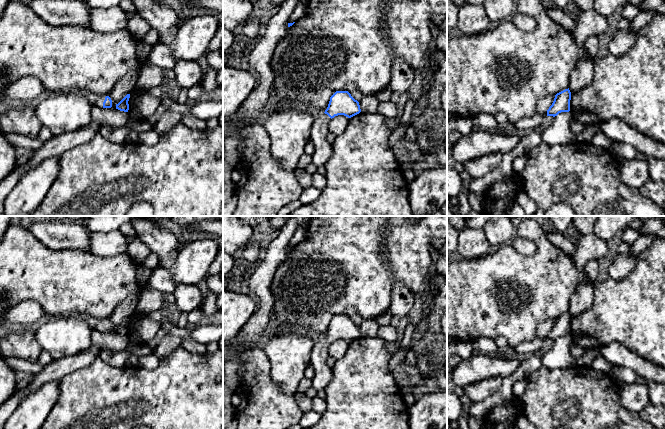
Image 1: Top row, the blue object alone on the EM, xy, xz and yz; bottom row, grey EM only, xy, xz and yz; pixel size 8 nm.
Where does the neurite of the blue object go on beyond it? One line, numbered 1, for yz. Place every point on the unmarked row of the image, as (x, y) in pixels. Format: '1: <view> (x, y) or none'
1: none

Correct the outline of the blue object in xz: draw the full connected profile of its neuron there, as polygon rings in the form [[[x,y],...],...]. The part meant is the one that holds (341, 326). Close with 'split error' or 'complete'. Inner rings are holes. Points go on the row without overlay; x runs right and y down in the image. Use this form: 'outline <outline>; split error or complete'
outline [[[336,315],[331,321],[327,333],[313,346],[310,365],[315,370],[313,387],[325,390],[332,381],[333,371],[327,365],[329,346],[338,339],[351,342],[361,336],[359,326],[348,315]]]; split error

